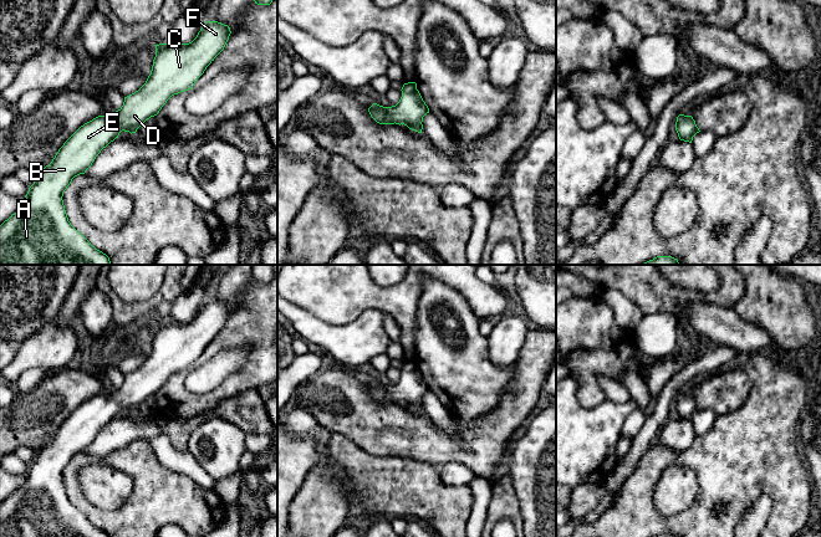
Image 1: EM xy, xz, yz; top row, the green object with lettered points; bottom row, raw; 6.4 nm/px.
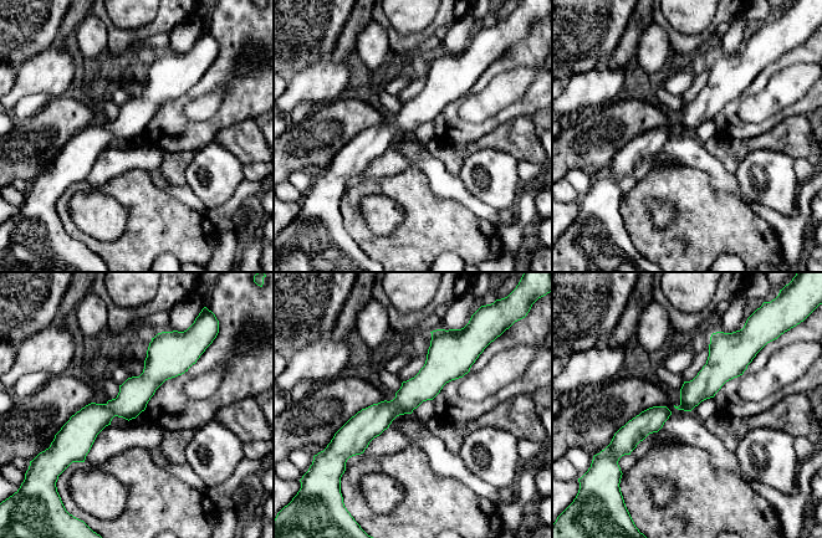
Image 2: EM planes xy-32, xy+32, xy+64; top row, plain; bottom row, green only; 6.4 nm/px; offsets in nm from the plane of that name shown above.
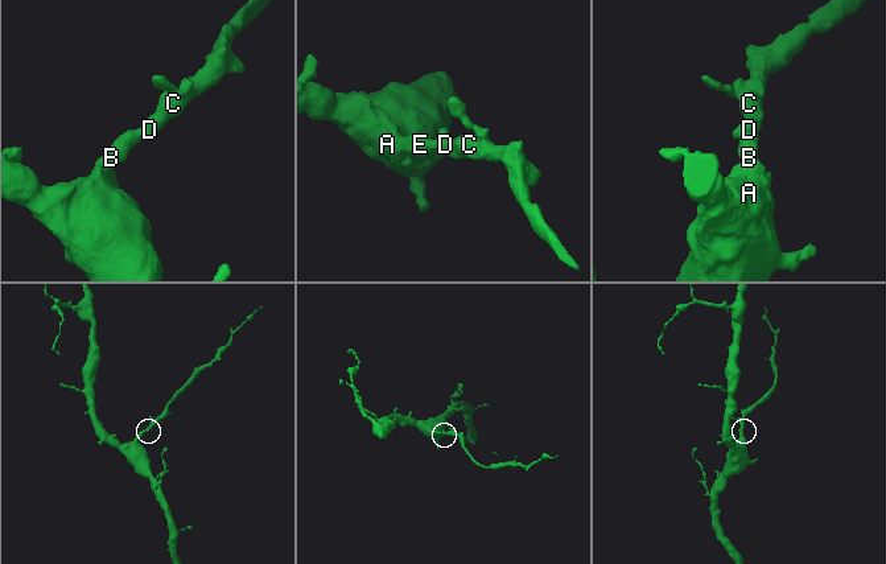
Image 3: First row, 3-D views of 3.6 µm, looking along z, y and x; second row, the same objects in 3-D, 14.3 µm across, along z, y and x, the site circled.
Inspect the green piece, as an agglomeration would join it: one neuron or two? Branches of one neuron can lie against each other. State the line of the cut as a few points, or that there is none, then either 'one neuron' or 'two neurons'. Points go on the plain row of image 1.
cut none; one neuron

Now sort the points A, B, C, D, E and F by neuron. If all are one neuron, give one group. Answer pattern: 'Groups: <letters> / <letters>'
Groups: A B C D E F

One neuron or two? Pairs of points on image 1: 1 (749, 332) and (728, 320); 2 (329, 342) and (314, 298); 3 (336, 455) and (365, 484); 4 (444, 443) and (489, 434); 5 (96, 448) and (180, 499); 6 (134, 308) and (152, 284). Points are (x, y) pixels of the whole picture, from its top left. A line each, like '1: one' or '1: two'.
1: one
2: two
3: one
4: one
5: two
6: two

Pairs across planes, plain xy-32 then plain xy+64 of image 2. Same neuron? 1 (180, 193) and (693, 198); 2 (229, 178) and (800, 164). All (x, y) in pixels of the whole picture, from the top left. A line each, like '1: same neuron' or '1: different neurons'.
1: different neurons
2: different neurons

